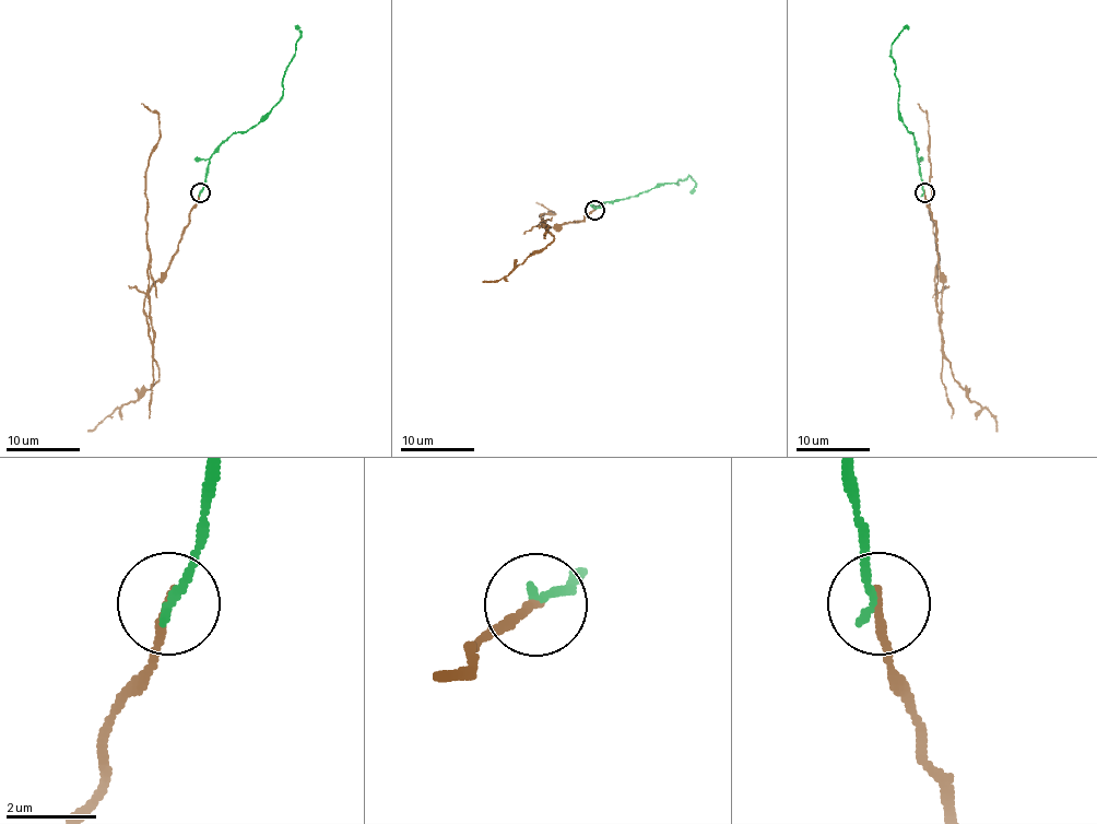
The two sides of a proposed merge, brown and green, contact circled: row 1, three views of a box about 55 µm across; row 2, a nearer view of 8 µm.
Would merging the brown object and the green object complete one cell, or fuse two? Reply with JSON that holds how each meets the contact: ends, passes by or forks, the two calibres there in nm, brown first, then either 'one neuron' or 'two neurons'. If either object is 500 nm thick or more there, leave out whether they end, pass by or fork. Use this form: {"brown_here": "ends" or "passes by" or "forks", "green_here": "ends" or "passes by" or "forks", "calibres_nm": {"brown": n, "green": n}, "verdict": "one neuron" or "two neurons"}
{"brown_here": "ends", "green_here": "ends", "calibres_nm": {"brown": 200, "green": 190}, "verdict": "two neurons"}

